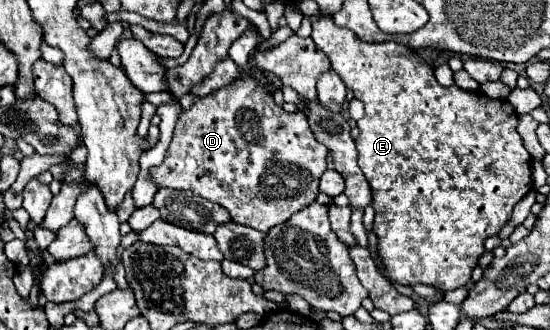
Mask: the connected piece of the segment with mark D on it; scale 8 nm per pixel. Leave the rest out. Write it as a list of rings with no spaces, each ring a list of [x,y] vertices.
[[[238,69],[242,75],[234,83],[214,91],[206,99],[196,99],[188,111],[180,113],[164,163],[152,169],[152,177],[160,187],[192,191],[222,205],[230,211],[234,223],[268,233],[274,225],[288,221],[316,199],[320,175],[328,165],[328,149],[314,139],[302,111],[286,113],[274,103],[272,93],[252,77],[252,71]]]

